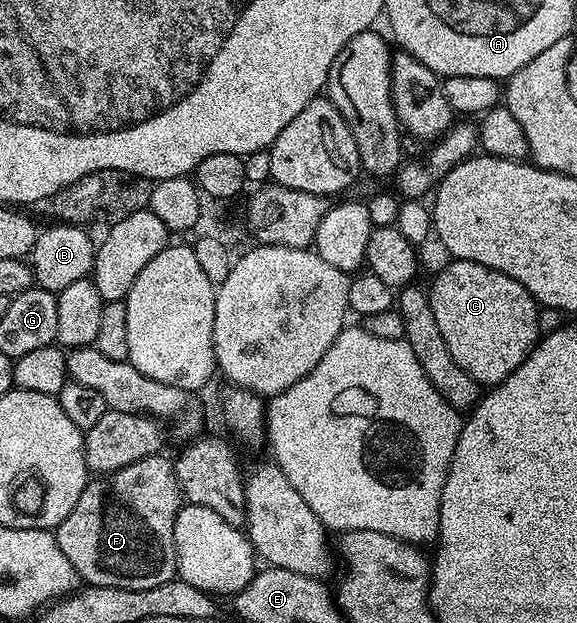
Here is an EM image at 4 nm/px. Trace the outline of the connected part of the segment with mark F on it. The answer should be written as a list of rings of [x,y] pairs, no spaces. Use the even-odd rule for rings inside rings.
[[[163,456],[146,457],[121,467],[116,473],[106,474],[102,479],[88,480],[85,491],[81,491],[81,499],[77,499],[77,507],[73,507],[59,528],[54,530],[61,551],[65,551],[65,559],[73,563],[87,585],[144,589],[176,580],[177,555],[173,543],[173,523],[184,499],[175,478],[172,458]]]

